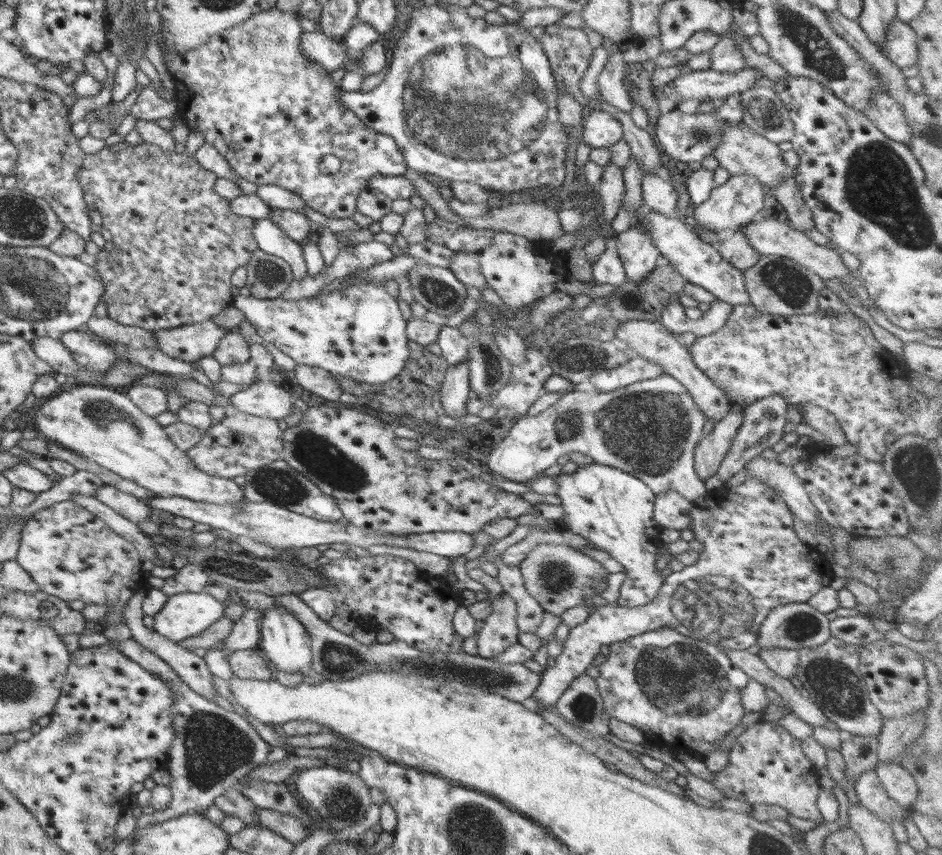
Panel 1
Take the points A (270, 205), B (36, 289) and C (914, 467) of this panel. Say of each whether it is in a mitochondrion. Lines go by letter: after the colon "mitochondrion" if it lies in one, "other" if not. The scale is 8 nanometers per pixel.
A: other
B: mitochondrion
C: mitochondrion

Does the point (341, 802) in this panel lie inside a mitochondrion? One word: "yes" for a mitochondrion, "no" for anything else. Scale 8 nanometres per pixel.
yes

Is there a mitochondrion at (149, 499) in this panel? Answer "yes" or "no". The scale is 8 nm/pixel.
no

